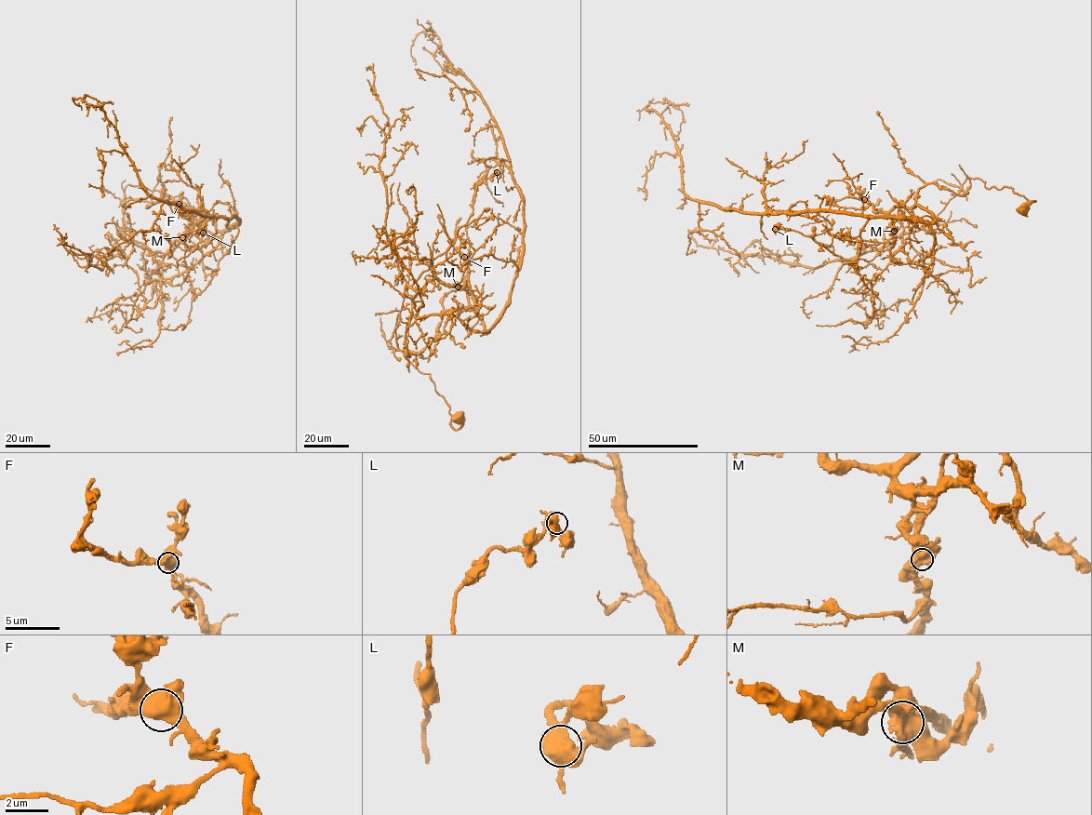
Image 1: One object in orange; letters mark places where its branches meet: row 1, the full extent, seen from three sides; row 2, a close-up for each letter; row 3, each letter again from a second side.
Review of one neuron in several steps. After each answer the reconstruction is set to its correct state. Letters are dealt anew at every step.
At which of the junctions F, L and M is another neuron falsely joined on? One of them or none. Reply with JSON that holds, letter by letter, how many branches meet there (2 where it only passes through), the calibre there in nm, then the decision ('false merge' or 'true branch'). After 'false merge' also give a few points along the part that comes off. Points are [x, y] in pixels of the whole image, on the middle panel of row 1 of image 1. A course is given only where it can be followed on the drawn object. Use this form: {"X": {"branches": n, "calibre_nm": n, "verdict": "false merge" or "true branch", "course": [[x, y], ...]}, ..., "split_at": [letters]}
{"F": {"branches": 3, "calibre_nm": 550, "verdict": "true branch"}, "L": {"branches": 3, "calibre_nm": 600, "verdict": "true branch"}, "M": {"branches": 3, "calibre_nm": 650, "verdict": "false merge", "course": [[458, 286], [430, 279], [416, 291], [400, 273], [385, 229], [379, 166], [388, 117], [371, 67], [366, 70]]}, "split_at": ["M"]}

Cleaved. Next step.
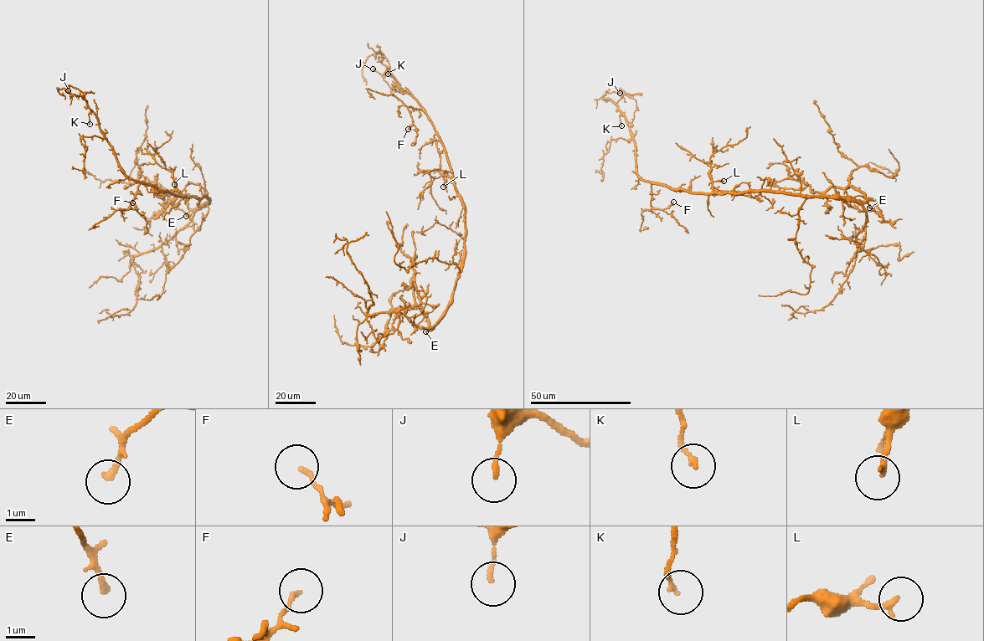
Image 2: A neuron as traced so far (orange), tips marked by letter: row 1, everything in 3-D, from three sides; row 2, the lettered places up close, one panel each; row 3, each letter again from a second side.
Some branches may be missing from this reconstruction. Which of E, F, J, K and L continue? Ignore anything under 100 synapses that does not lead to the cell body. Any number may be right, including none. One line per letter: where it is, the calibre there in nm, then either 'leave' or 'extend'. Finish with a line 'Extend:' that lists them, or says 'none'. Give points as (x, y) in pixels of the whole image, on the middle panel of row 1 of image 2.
E: place (425, 331); calibre 200 nm; leave
F: place (408, 129); calibre 120 nm; leave
J: place (373, 69); calibre 130 nm; leave
K: place (388, 74); calibre 140 nm; leave
L: place (443, 187); calibre 170 nm; leave
Extend: none

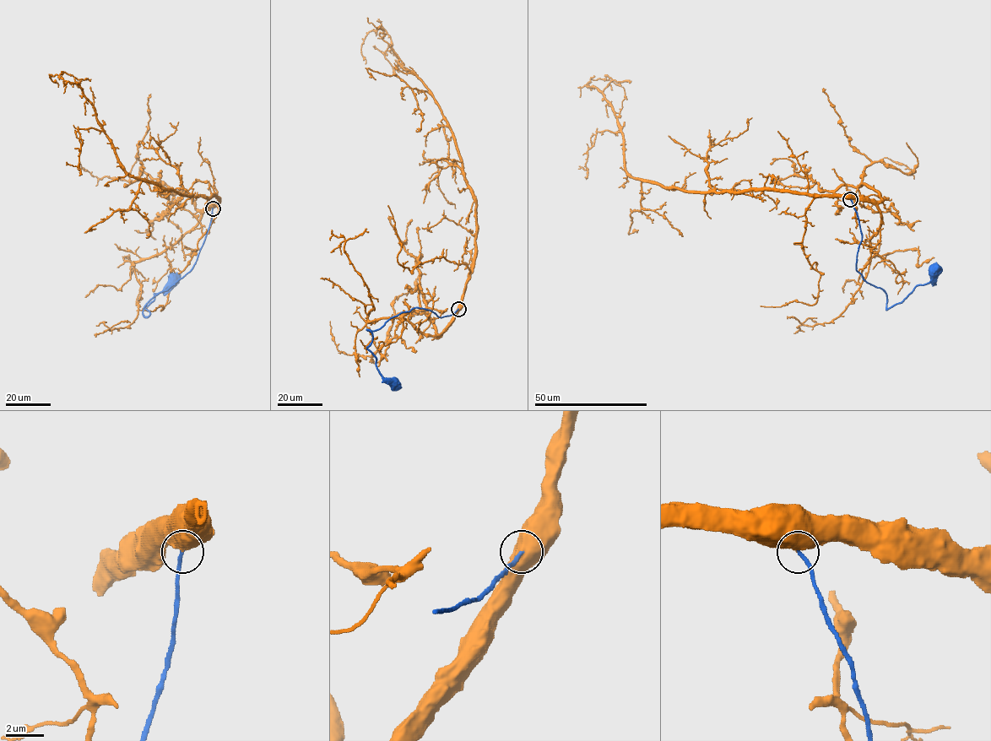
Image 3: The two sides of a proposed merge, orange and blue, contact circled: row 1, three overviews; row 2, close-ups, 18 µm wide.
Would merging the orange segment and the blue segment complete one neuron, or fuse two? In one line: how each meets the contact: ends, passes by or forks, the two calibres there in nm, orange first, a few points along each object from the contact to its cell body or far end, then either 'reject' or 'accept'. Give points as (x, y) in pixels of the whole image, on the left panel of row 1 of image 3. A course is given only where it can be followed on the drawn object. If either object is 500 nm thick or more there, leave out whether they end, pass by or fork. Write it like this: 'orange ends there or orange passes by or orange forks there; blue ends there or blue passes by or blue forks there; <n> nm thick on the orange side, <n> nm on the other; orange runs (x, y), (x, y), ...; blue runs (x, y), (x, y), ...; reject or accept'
700 nm thick on the orange side, 190 nm on the other; orange runs (213, 208), (218, 202), (214, 196), (184, 195), (132, 177), (124, 169), (78, 84), (50, 75), (58, 87); blue runs (213, 208), (195, 264), (152, 298), (145, 316), (154, 294), (173, 278); accept

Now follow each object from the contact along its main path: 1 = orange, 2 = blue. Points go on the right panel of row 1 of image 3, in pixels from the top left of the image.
1: (850, 199), (766, 190), (693, 192), (631, 177), (613, 106), (585, 84), (606, 79), (624, 89)
2: (850, 199), (861, 234), (857, 270), (884, 290), (886, 309), (917, 286), (928, 283), (936, 269)

